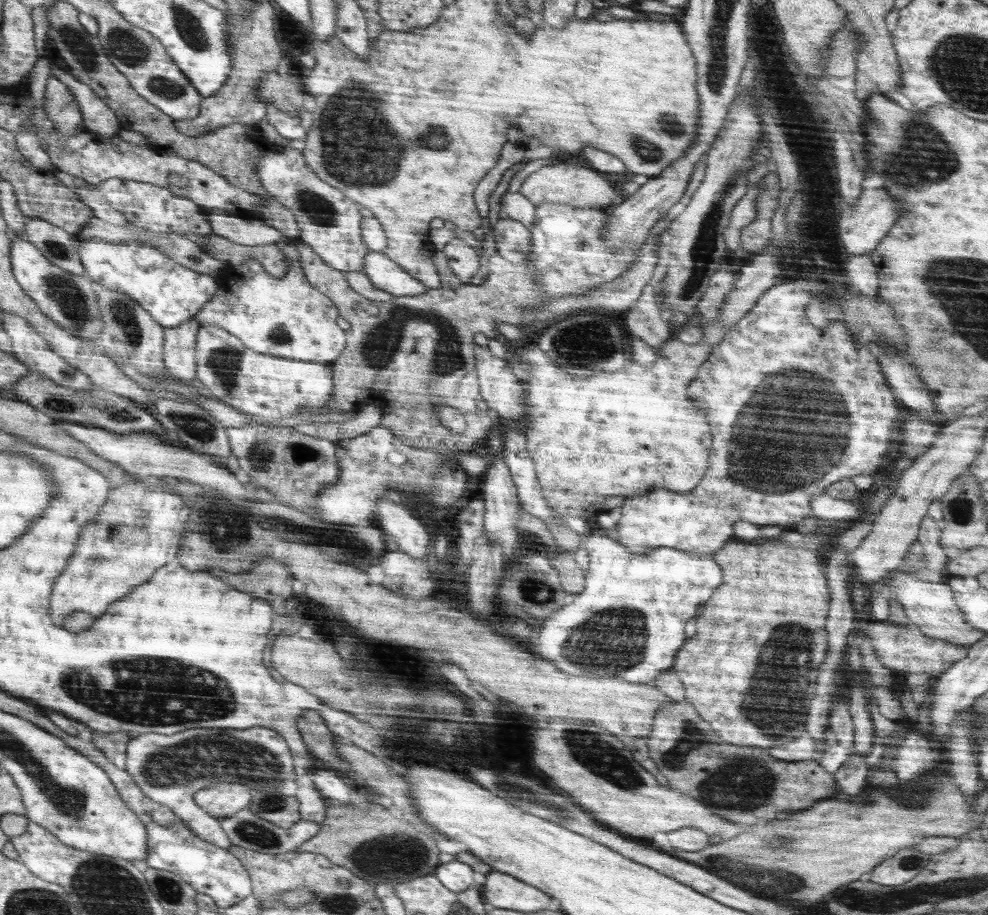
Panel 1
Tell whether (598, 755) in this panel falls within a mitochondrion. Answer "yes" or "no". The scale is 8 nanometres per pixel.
yes

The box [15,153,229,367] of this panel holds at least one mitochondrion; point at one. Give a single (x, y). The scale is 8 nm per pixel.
(66, 294)

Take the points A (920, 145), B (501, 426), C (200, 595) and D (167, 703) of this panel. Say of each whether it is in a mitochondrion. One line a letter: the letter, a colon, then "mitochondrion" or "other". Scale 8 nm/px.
A: mitochondrion
B: other
C: other
D: mitochondrion

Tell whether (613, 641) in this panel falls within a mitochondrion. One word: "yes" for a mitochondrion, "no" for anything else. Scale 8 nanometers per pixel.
yes

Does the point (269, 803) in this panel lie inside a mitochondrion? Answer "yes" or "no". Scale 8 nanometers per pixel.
yes

